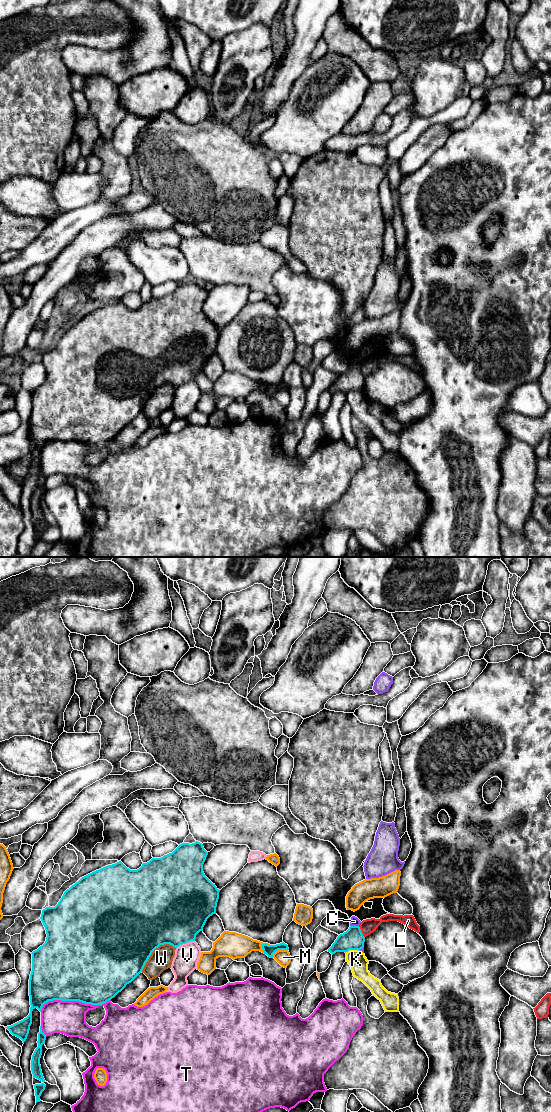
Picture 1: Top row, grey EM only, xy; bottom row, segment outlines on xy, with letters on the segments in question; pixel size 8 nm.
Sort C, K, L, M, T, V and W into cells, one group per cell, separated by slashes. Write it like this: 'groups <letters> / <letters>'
groups C / K / L / M / T / V / W

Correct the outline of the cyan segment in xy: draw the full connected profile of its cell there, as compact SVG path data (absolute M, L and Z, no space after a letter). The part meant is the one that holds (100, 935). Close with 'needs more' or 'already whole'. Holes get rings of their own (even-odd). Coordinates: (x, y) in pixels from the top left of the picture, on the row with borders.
M196 841L195 843L182 843L172 853L164 855L161 858L152 858L149 862L143 863L137 870L130 870L121 861L105 866L84 877L67 889L58 904L55 907L46 907L42 910L41 921L46 930L46 941L32 954L32 971L29 979L29 996L30 996L30 1013L23 1020L7 1026L13 1036L20 1038L23 1043L26 1041L32 1024L32 1011L37 1008L40 1012L42 1007L48 1001L79 1001L85 1004L102 1005L114 998L121 992L127 984L131 983L143 970L146 962L152 952L160 945L170 944L177 948L182 944L195 941L196 935L203 931L207 919L216 914L217 902L220 890L213 884L203 872L203 864L208 852L204 849L203 844Z; already whole

